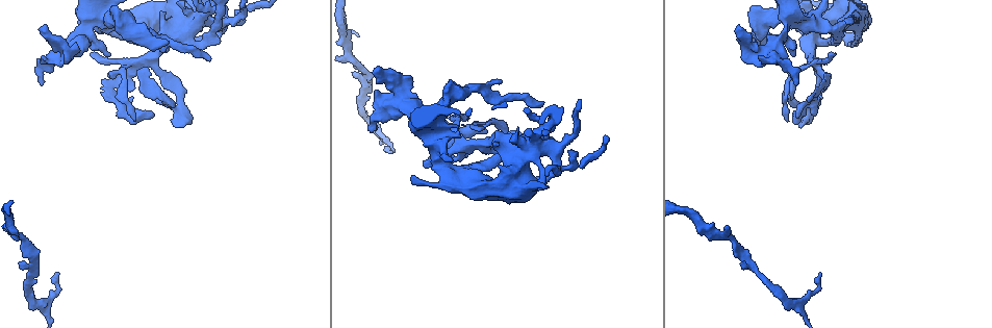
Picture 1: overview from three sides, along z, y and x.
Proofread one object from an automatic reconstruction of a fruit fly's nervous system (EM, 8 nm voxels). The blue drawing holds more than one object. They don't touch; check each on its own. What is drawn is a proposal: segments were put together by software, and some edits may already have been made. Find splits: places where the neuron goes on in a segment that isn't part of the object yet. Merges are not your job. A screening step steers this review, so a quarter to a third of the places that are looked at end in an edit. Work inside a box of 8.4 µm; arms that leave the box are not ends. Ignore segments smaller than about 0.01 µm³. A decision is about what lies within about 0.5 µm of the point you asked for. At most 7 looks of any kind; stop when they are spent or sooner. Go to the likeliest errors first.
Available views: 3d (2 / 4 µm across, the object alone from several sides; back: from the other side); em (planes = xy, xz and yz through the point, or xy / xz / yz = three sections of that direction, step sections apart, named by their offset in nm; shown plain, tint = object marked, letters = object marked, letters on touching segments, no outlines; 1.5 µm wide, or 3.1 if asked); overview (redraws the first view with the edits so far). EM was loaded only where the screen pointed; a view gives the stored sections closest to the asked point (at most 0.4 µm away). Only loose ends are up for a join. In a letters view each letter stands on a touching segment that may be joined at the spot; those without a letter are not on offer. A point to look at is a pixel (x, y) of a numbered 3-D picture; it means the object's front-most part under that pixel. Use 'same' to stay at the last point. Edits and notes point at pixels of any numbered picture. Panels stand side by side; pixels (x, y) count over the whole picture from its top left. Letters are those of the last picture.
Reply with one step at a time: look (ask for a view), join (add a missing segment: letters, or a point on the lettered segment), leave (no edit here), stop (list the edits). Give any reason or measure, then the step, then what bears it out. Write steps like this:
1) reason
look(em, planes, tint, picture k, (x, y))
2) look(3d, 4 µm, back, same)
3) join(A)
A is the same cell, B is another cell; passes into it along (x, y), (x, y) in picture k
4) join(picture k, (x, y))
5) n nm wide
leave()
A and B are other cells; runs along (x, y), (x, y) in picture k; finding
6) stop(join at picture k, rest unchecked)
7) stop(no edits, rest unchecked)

free end
look(em, yz, step 8, letters, picture 1, (207, 58))

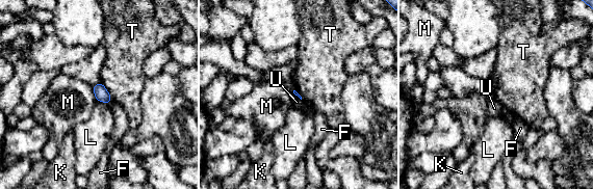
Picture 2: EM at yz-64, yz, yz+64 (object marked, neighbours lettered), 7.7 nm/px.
leave()
F, K, L, M, T and U are other cells; border along (96, 100), (109, 104) in picture 2; none of them fits

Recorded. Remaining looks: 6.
an open end
look(em, planes, letters, picture 1, (459, 132))

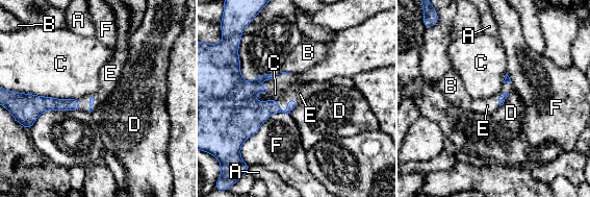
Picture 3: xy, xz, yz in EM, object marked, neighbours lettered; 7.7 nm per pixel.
join(E)
E is the same cell, A, B, C, D and F are other cells; it goes on there

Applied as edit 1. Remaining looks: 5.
thin end
look(3d, 2 µm, picture 1, (819, 274))

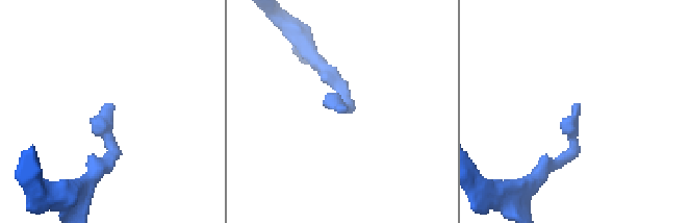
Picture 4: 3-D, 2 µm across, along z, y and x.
look(em, xy, step 4, letters, picture 4, (344, 113))

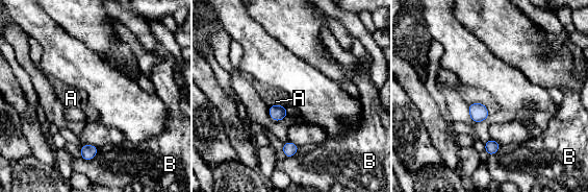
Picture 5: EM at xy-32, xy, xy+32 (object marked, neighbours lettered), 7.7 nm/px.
leave()
A and B are other cells; border along (282, 105), (275, 104), (269, 108) in picture 5; no lettered segment goes on from it

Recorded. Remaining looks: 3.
stop(join at picture 3, rest unchecked)

